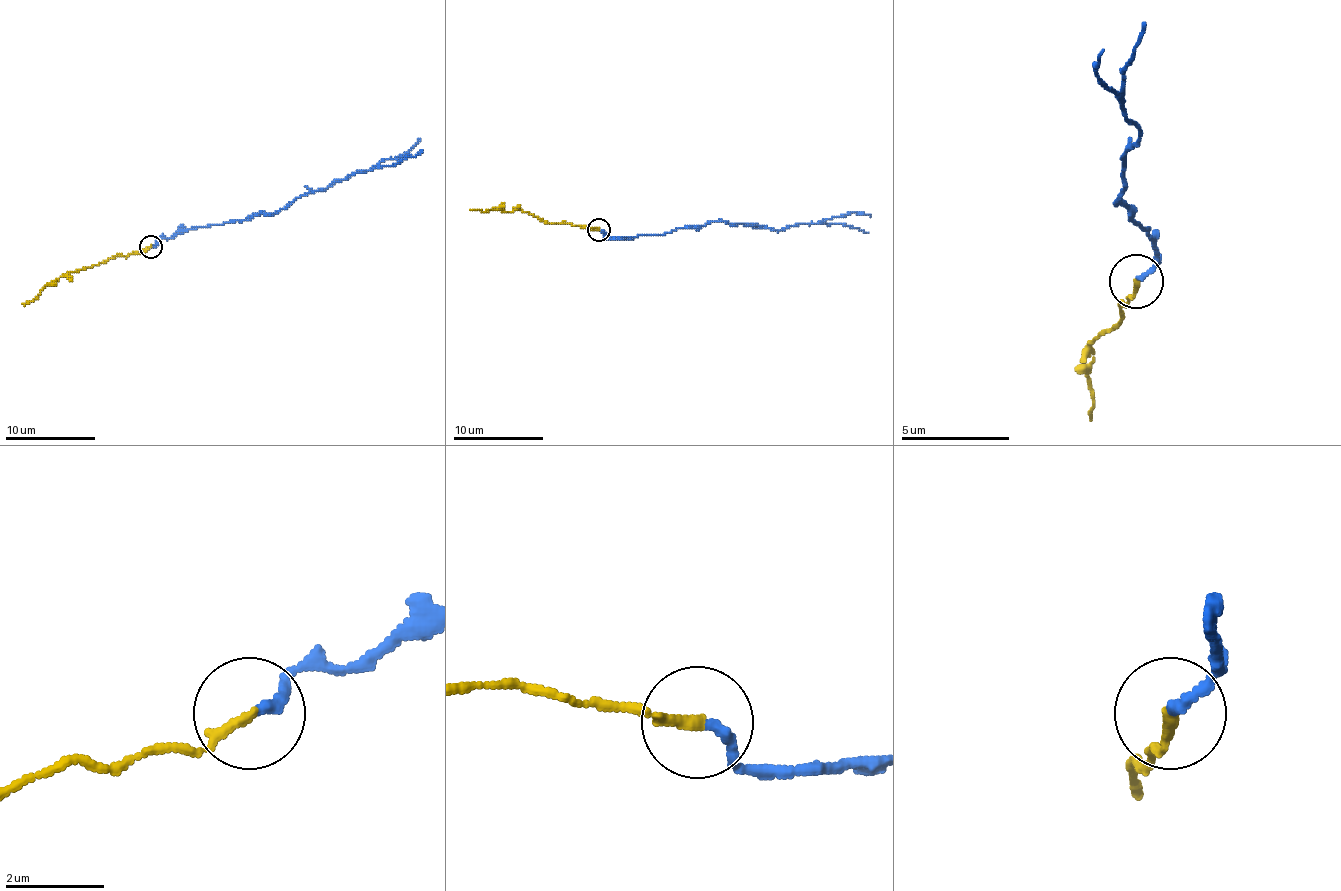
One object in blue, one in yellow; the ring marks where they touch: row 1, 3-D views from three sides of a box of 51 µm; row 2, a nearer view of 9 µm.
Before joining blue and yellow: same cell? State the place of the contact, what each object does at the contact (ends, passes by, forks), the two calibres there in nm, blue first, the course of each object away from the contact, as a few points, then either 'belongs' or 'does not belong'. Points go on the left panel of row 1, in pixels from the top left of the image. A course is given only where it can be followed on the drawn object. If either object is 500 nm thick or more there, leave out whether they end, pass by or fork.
at (150, 246); blue ends there; yellow ends there; 200 nm thick on the blue side, 220 nm on the other; blue runs (151, 247), (160, 238), (185, 231), (277, 213), (302, 195), (397, 159), (420, 138); yellow runs (151, 247), (79, 272), (67, 272), (33, 299), (22, 303); does not belong

